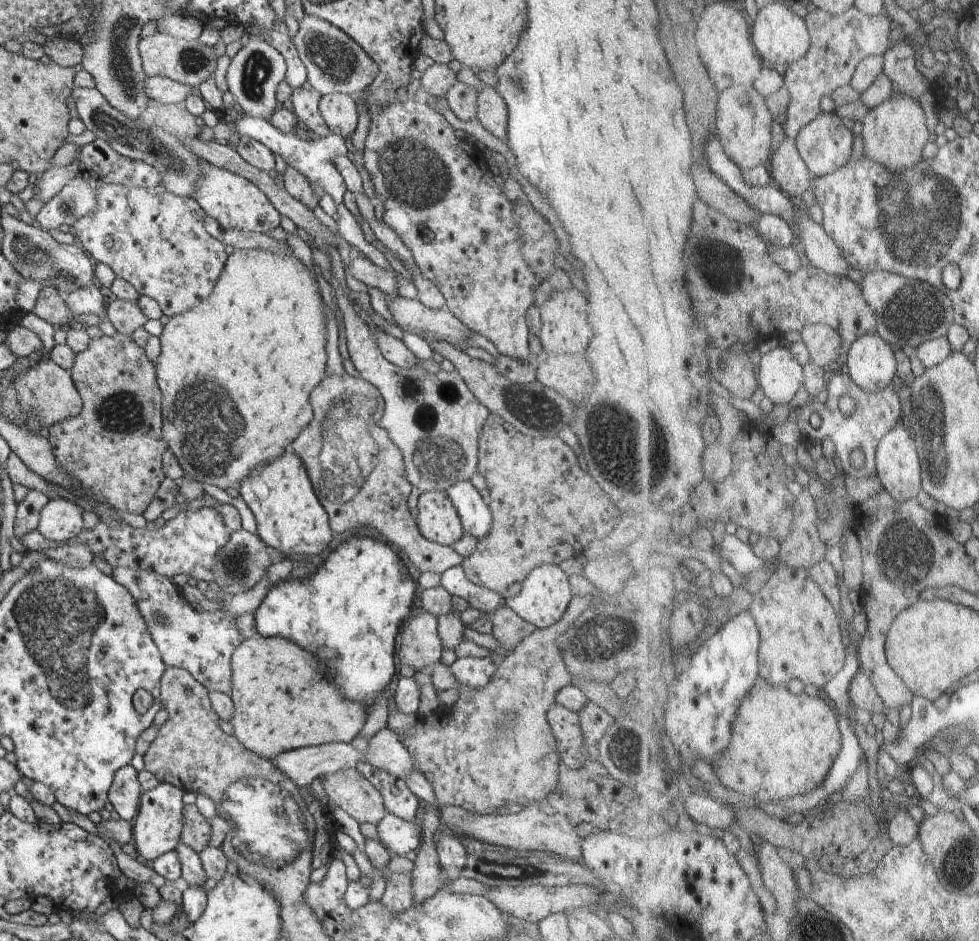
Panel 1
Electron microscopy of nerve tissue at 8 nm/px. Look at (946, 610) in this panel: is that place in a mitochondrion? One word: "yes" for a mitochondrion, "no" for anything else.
no

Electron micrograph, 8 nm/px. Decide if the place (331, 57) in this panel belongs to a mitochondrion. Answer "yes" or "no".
yes

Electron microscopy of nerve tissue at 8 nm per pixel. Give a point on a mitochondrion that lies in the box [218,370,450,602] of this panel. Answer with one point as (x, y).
(355, 452)

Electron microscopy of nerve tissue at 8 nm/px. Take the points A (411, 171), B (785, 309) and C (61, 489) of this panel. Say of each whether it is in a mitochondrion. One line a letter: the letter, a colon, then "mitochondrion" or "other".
A: mitochondrion
B: other
C: other

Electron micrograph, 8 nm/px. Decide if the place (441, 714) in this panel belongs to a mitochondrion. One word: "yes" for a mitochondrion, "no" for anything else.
no

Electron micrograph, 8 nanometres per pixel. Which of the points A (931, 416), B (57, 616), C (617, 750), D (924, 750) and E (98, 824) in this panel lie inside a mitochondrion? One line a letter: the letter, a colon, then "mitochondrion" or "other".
A: mitochondrion
B: mitochondrion
C: mitochondrion
D: other
E: other

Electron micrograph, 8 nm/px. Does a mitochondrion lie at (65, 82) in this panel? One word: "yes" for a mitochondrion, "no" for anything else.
no

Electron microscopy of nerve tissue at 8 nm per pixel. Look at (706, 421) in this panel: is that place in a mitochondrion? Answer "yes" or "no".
no

